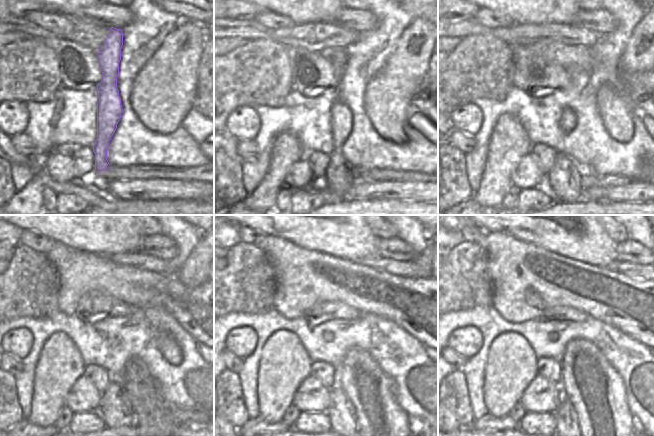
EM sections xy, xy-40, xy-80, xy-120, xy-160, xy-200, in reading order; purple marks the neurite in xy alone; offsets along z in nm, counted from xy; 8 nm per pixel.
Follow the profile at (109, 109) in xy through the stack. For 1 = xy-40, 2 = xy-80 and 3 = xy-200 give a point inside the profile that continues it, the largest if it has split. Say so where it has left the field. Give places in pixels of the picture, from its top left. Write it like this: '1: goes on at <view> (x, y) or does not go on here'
1: goes on at xy-40 (339, 177)
2: goes on at xy-80 (564, 184)
3: goes on at xy-200 (565, 415)

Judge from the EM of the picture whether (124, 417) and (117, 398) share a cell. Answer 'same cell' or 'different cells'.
same cell

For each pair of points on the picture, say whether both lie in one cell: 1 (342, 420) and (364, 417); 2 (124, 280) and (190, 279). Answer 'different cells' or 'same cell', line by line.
1: different cells
2: different cells

